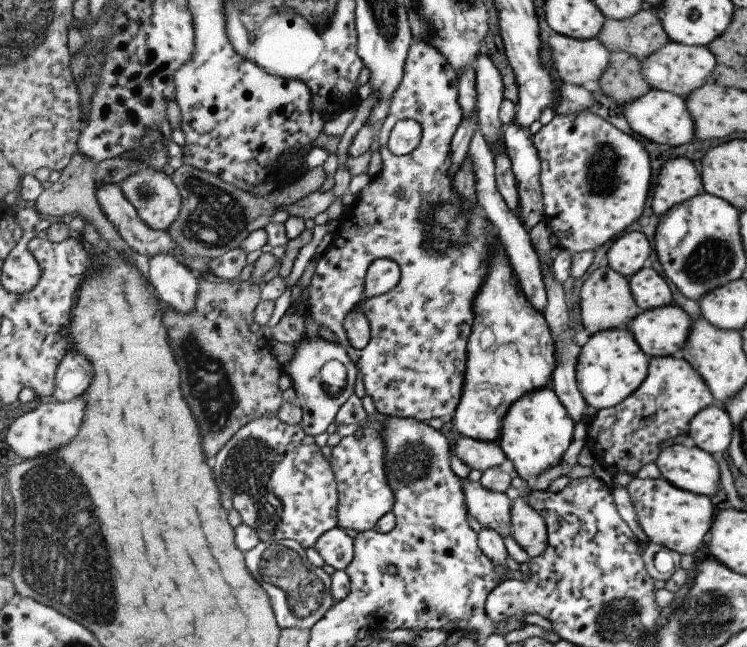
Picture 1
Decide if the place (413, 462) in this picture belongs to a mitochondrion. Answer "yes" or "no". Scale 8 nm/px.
yes

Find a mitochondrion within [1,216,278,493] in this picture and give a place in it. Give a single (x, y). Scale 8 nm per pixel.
(209, 381)

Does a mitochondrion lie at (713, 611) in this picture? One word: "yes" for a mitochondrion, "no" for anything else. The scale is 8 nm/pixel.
yes

